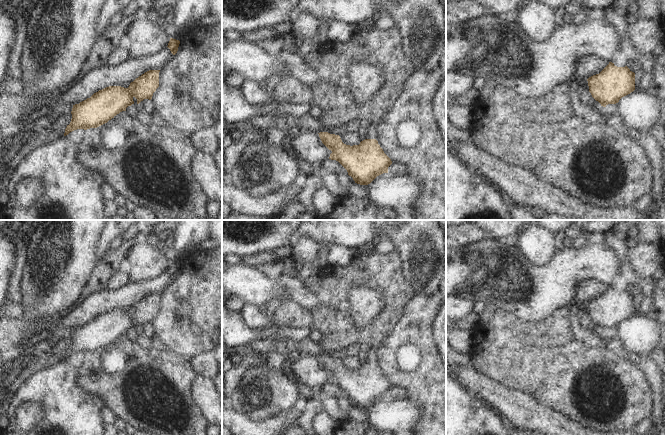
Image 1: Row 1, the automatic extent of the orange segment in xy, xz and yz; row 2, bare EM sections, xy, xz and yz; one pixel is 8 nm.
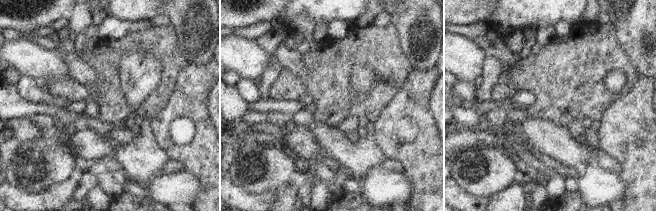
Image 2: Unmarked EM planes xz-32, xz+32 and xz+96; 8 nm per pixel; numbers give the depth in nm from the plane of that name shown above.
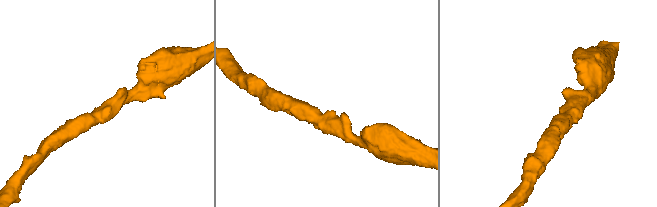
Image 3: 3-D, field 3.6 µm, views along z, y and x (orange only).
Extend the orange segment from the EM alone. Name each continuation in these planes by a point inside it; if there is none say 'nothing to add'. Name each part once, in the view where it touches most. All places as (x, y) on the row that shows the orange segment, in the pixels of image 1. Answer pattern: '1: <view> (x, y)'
1: xz (371, 130)

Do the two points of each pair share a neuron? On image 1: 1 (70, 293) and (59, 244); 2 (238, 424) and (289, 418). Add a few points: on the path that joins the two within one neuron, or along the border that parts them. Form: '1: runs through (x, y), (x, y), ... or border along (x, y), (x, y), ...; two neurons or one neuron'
1: runs through (59, 281), (59, 256); one neuron
2: runs through (251, 424), (276, 424); one neuron

